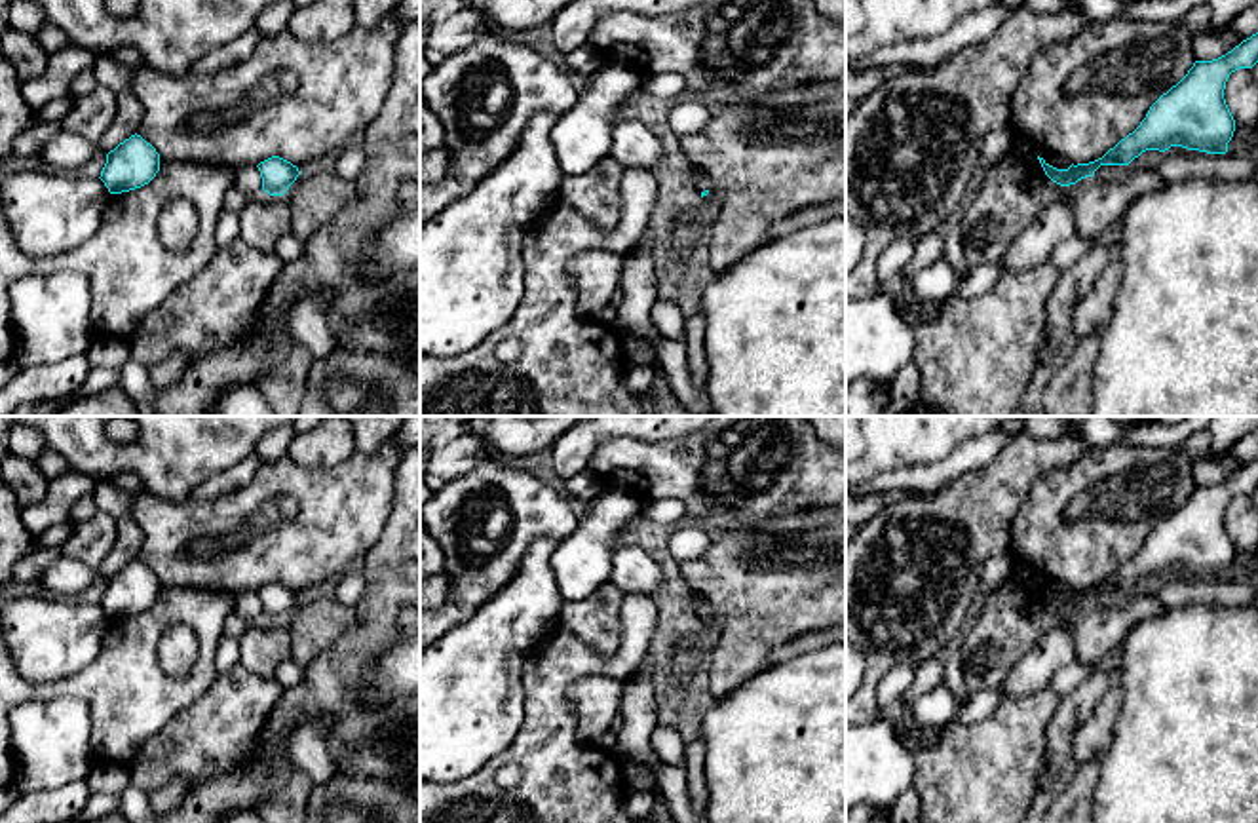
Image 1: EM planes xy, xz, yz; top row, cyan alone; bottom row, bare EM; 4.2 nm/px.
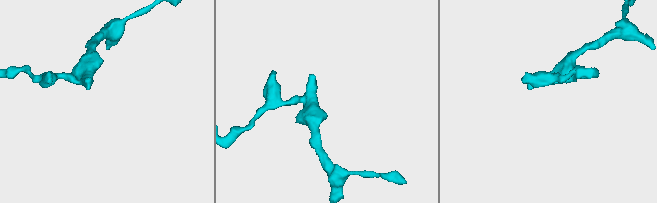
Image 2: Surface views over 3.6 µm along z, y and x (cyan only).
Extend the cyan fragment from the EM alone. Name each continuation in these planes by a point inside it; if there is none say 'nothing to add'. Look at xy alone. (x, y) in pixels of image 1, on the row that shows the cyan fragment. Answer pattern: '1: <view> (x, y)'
nothing to add

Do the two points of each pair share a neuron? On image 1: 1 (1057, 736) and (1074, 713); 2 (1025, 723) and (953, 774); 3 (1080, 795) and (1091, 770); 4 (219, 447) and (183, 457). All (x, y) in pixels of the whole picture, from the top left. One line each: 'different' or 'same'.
1: same
2: same
3: same
4: same

